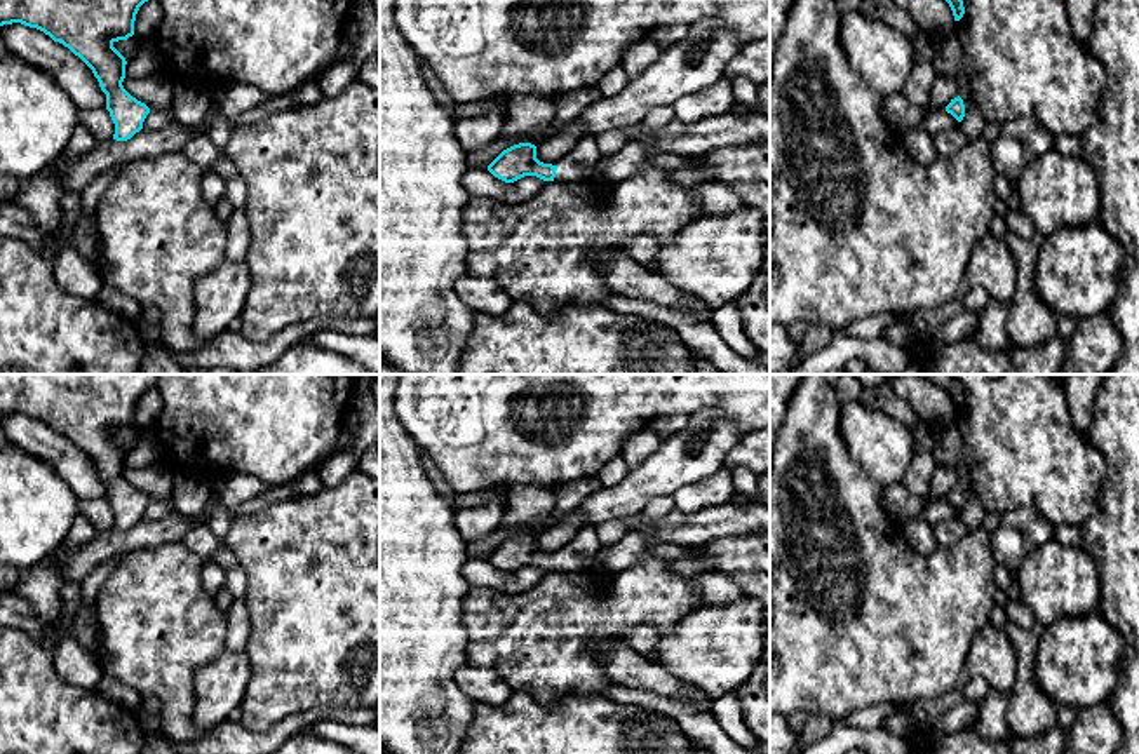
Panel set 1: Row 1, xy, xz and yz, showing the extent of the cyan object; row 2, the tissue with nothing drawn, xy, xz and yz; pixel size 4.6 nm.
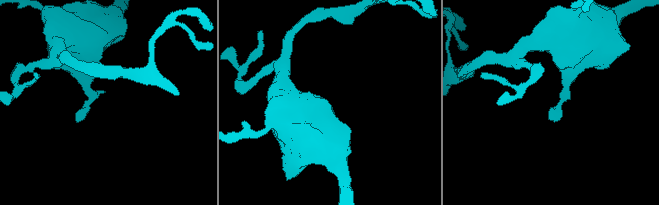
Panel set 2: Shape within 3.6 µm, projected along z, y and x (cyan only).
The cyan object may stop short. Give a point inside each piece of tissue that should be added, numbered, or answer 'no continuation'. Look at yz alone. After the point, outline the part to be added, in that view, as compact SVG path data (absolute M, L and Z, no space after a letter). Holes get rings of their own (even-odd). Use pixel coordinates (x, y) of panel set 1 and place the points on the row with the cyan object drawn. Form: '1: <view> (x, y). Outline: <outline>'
no continuation

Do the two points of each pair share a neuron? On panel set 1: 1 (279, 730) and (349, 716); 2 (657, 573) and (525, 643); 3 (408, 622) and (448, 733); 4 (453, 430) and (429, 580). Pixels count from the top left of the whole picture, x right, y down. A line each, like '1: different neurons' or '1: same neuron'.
1: same neuron
2: same neuron
3: same neuron
4: different neurons

